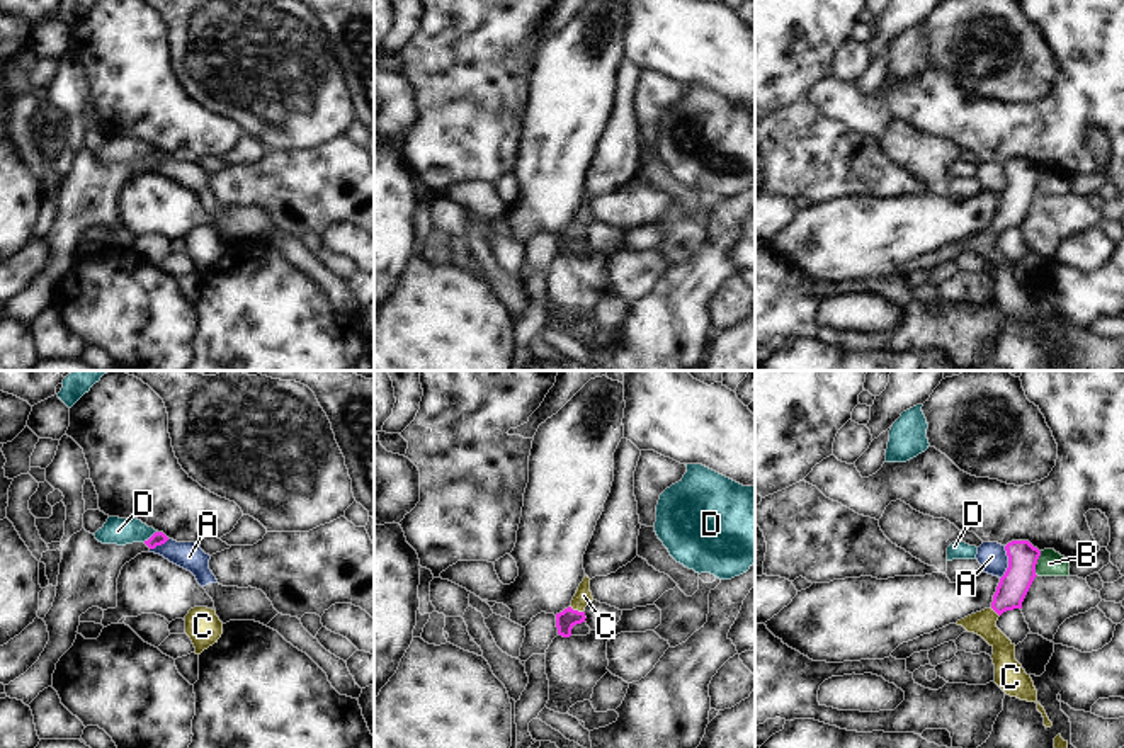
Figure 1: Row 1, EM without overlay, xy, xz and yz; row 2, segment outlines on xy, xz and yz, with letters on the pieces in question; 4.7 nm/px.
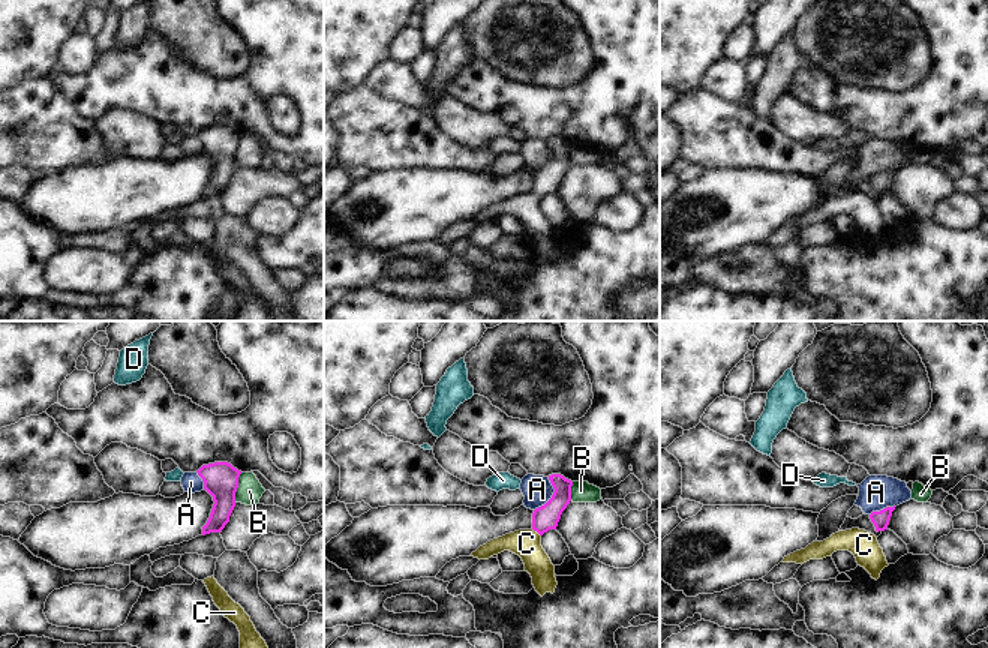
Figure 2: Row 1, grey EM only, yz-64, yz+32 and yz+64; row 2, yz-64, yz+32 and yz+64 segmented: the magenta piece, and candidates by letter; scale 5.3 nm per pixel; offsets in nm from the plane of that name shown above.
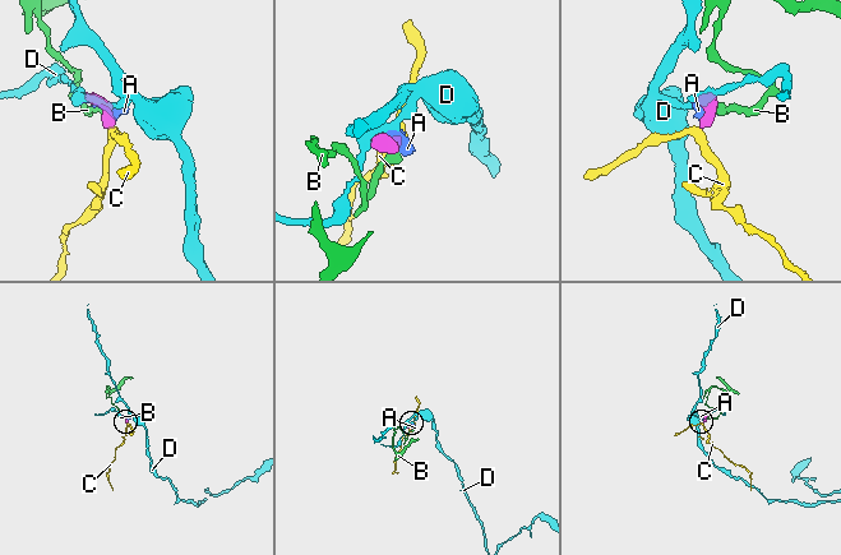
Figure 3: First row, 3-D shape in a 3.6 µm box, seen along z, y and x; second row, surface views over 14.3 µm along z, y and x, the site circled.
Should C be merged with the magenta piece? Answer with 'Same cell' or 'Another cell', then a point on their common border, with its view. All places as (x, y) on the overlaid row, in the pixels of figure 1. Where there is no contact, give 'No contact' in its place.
Same cell. Touches magenta at xz (577, 611)

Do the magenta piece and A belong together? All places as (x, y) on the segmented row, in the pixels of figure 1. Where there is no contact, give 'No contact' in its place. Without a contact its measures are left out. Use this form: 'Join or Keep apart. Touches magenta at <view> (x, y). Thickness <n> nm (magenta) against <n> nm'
Keep apart. Touches magenta at yz (1009, 563). Thickness 140 nm (magenta) against 140 nm

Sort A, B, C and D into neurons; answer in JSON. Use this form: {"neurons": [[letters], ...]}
{"neurons": [["A"], ["B"], ["C"], ["D"]]}

